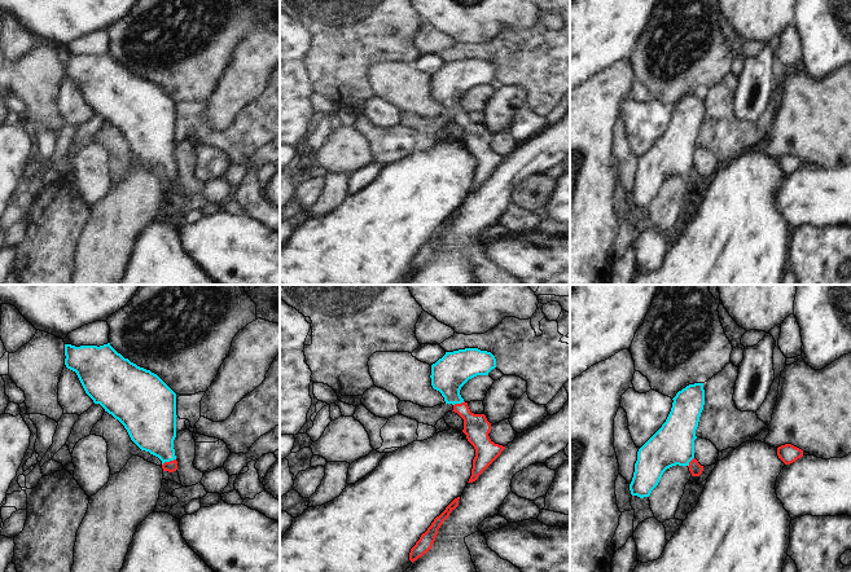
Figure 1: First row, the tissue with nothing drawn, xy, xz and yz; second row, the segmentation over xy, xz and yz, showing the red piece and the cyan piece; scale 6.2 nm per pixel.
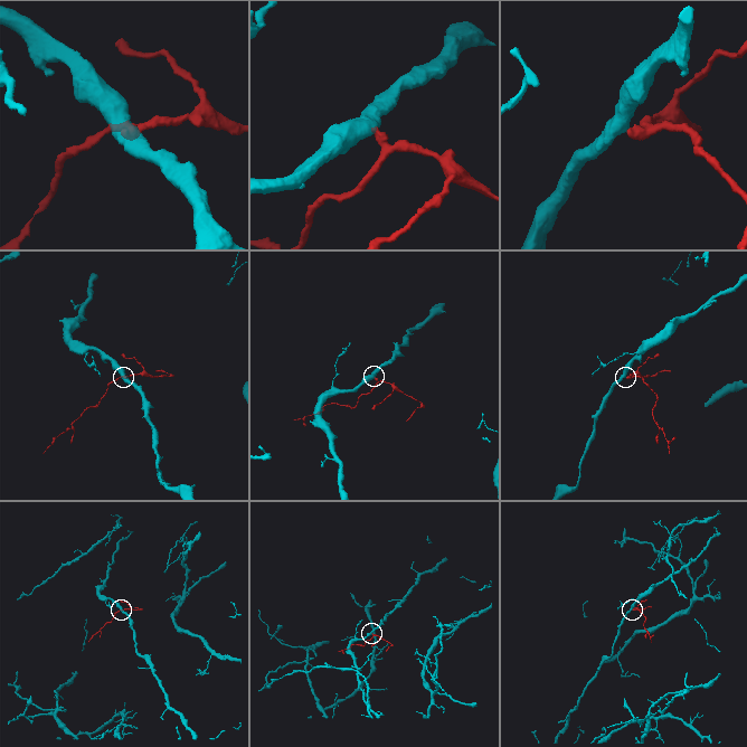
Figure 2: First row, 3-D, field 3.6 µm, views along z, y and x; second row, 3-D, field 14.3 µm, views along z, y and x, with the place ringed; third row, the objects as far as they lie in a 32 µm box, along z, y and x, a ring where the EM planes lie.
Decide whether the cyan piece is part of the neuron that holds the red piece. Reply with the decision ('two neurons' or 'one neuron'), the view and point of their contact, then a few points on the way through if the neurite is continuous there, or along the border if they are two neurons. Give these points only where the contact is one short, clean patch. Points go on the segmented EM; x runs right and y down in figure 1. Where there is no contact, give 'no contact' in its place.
one neuron; contact xy (170, 461); way xy (171, 466), (170, 461), (152, 426)

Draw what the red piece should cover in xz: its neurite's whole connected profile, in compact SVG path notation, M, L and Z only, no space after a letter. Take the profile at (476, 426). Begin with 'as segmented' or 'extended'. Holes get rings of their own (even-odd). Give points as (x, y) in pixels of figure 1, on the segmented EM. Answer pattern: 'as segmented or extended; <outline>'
extended; M465 348L446 355L431 365L431 386L452 404L455 413L464 419L462 432L475 449L471 476L473 483L501 454L505 446L495 444L488 434L491 423L484 414L470 412L468 402L460 395L461 387L477 375L488 375L496 368L496 358L491 352L478 348Z

